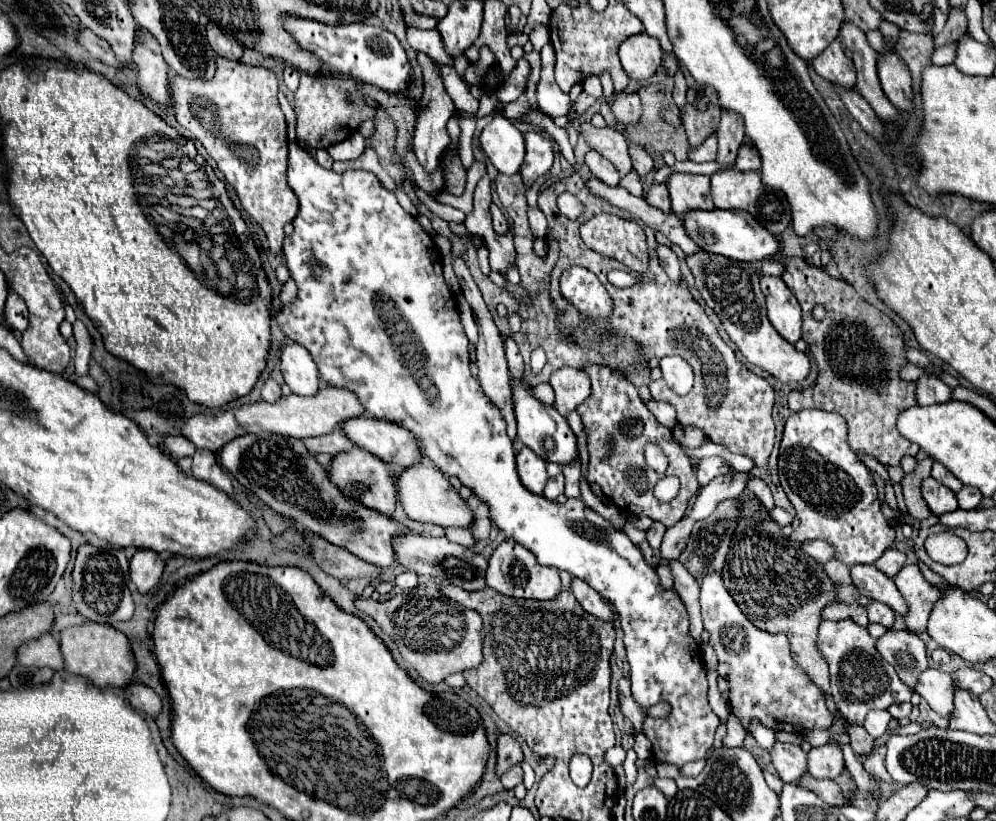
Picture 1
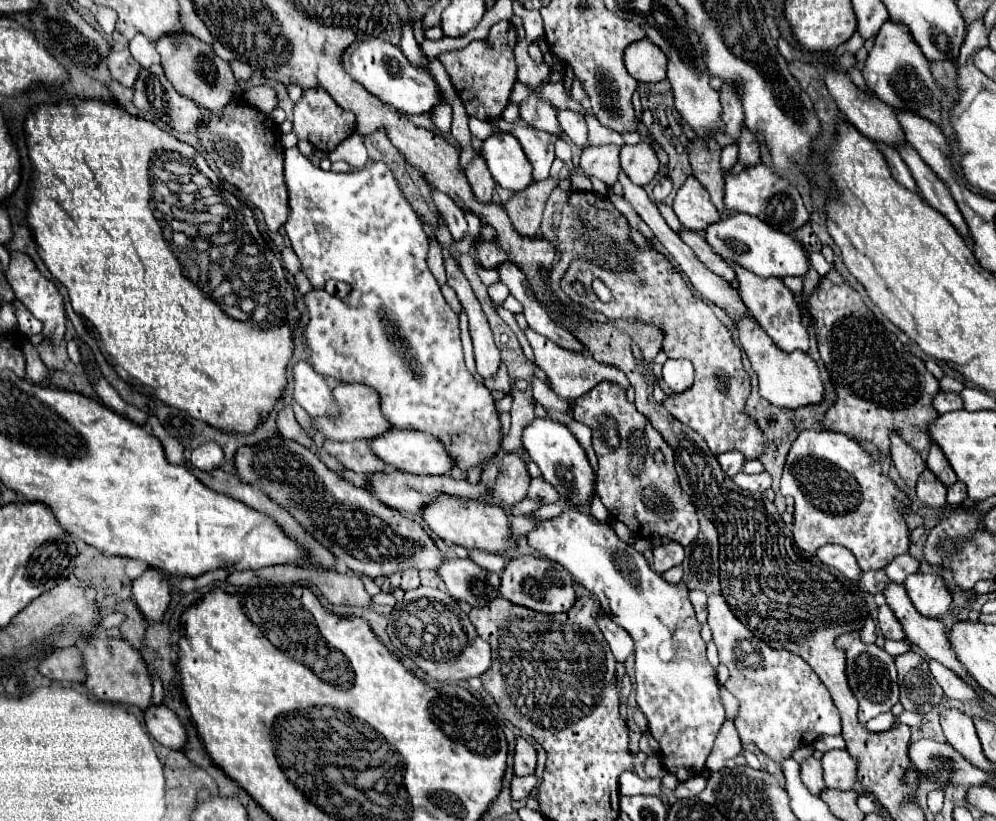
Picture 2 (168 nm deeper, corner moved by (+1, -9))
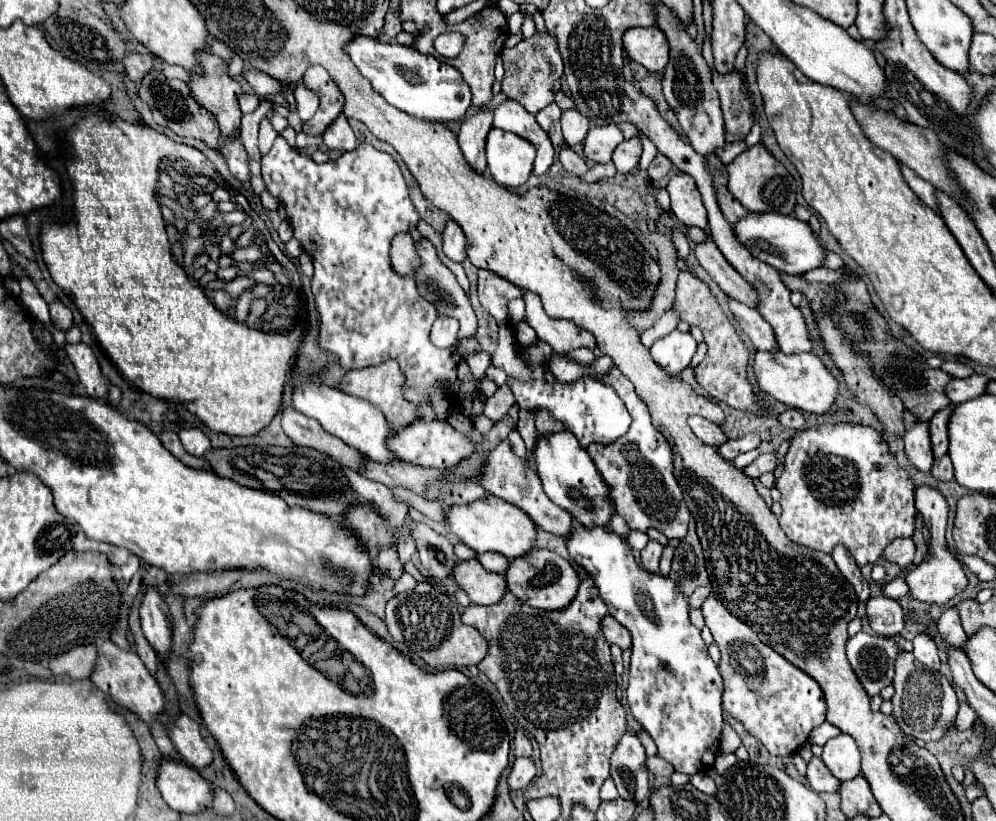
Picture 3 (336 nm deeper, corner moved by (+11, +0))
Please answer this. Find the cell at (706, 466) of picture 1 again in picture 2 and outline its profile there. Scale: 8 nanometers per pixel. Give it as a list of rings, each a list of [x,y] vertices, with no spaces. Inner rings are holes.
[[[727,452],[727,454],[721,454],[721,456],[717,456],[719,458],[719,462],[721,462],[721,470],[731,478],[731,476],[735,476],[739,470],[741,470],[741,466],[743,466],[743,462],[745,462],[745,458],[739,454],[739,452]]]

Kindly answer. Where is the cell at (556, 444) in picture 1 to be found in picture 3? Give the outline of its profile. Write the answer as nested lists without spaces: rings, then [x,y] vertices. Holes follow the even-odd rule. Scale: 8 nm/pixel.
[[[561,431],[549,437],[539,437],[535,447],[535,465],[543,481],[543,489],[549,499],[553,499],[553,503],[569,511],[583,527],[609,527],[609,521],[615,515],[609,485],[605,485],[595,463],[577,443],[573,433]]]

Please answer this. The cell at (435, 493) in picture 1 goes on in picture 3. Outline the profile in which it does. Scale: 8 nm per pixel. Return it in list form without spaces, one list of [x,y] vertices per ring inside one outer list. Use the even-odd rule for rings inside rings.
[[[493,495],[481,497],[469,505],[453,505],[447,511],[447,527],[459,541],[469,545],[477,553],[493,551],[505,555],[507,559],[517,559],[521,555],[527,555],[537,539],[537,527],[529,519],[529,515],[525,515],[525,511],[521,511],[519,507],[509,505]]]

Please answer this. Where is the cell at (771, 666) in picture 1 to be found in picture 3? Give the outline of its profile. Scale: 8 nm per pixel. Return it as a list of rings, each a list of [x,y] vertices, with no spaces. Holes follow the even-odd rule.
[[[713,595],[703,603],[705,623],[721,649],[719,671],[723,677],[723,709],[753,733],[771,755],[793,755],[809,733],[825,721],[825,699],[821,687],[783,659],[771,647],[759,641],[757,633],[733,617]]]

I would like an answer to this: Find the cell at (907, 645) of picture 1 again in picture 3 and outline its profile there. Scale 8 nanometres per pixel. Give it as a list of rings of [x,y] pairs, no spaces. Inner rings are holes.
[[[901,653],[895,661],[893,685],[893,717],[905,735],[921,741],[939,741],[951,731],[959,711],[959,701],[949,679],[943,673],[929,671],[927,667],[921,667],[919,661],[915,665],[913,653]]]

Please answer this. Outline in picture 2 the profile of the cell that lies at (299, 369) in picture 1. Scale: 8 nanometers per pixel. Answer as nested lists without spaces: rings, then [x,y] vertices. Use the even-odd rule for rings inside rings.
[[[297,362],[293,366],[293,400],[309,416],[337,416],[325,378],[319,376],[309,362]]]

